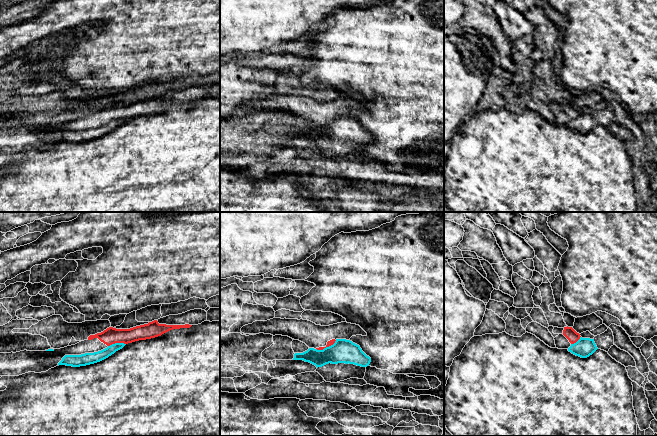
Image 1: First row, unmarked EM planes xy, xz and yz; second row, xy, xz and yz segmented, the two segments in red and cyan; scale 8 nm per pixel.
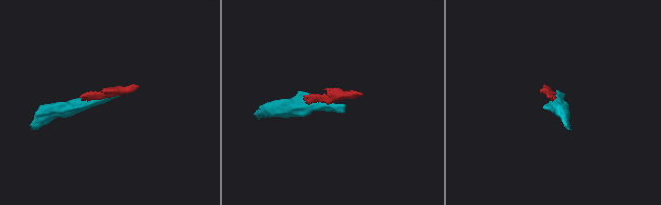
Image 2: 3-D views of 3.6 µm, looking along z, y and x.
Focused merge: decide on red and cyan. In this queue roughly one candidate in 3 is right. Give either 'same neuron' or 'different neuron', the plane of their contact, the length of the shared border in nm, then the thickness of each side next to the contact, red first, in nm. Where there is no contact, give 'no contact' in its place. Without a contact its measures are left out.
different neuron; contact in xz; length 180 nm; calibres 50 and 190 nm

